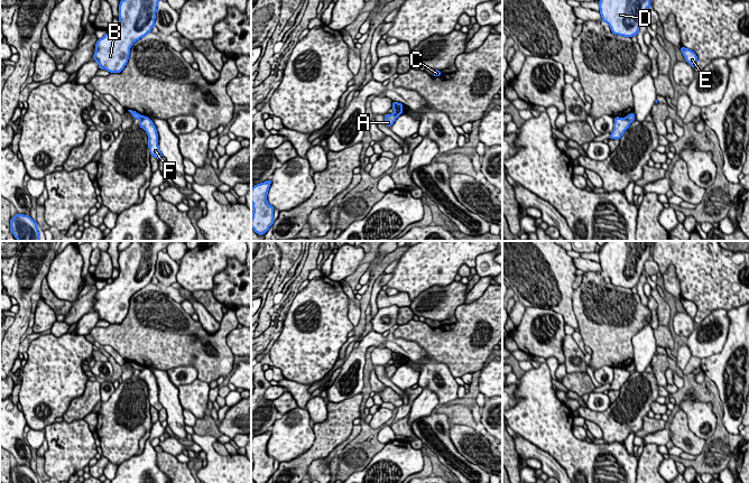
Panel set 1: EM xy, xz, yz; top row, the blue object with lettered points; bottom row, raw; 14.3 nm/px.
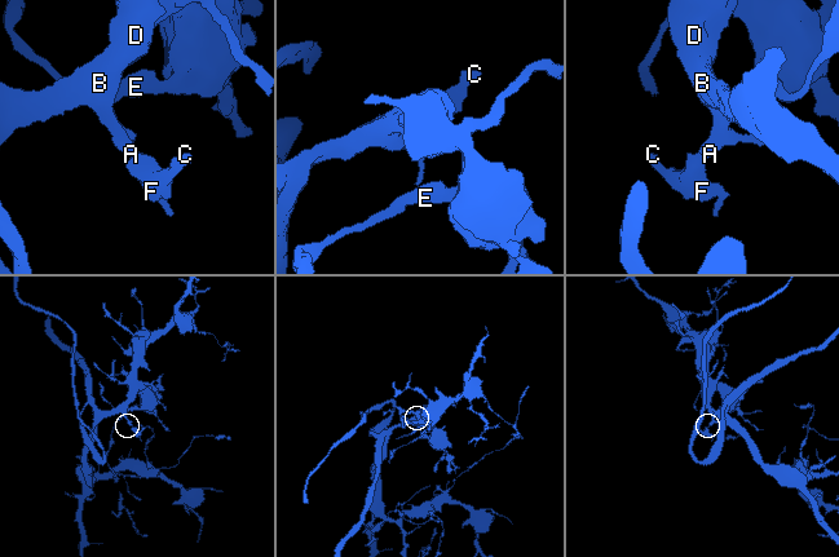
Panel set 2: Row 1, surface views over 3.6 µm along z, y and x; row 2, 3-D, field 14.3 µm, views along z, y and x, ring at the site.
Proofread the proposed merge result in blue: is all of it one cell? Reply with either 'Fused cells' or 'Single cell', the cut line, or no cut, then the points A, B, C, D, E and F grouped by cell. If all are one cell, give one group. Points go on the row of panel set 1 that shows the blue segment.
Fused cells. Split along xy (145, 117), (140, 120). Groups: A B D E / C F

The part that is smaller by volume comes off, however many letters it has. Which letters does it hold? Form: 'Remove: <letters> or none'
Remove: C, F

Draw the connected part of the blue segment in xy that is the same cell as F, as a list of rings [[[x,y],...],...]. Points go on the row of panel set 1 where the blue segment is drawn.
[[[145,117],[140,120],[139,127],[142,128],[148,134],[148,148],[150,155],[156,157],[158,160],[161,159],[163,155],[158,147],[158,133],[154,122],[148,117]]]

